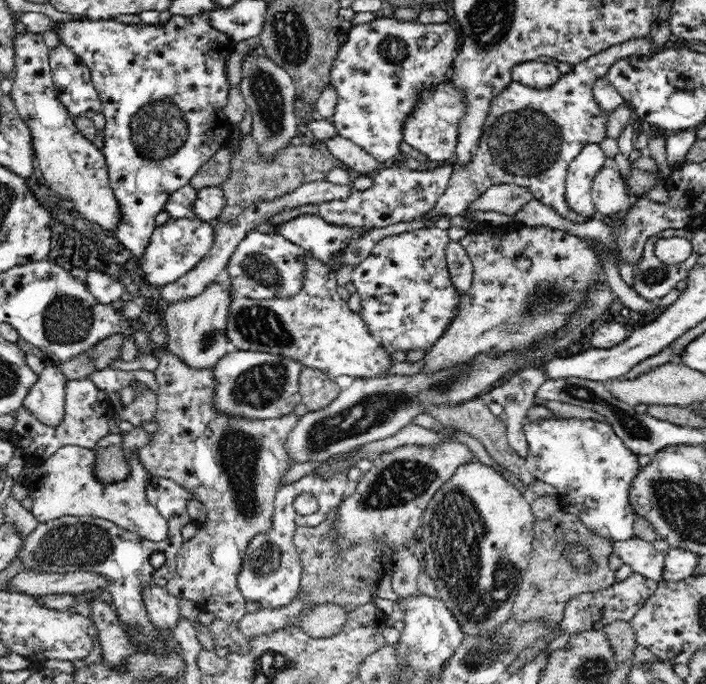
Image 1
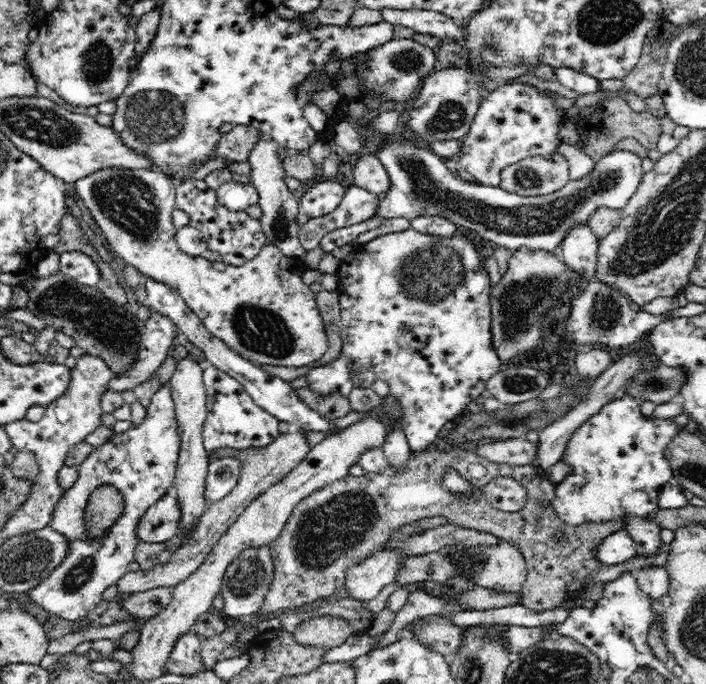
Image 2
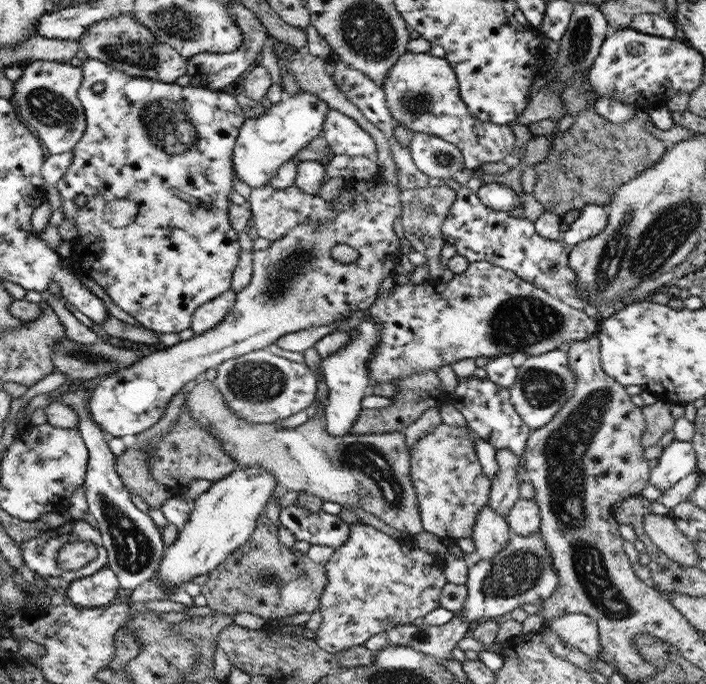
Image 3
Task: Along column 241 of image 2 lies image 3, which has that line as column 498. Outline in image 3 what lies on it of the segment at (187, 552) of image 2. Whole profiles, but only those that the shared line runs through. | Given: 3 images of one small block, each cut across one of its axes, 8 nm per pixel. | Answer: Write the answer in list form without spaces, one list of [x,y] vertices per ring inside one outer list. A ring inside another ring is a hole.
[[[496,449],[496,460],[498,461],[498,474],[491,481],[489,494],[490,508],[506,517],[508,510],[520,496],[520,482],[518,482],[518,467],[522,465],[520,456],[516,456],[510,449]]]

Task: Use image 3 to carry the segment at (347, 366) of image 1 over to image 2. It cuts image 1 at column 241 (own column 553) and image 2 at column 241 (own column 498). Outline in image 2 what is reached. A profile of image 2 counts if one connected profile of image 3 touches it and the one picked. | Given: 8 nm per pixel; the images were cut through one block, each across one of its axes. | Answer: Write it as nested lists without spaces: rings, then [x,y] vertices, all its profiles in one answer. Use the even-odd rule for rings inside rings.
[[[105,168],[74,183],[75,192],[102,229],[109,242],[109,249],[120,262],[131,264],[143,276],[176,290],[203,325],[242,358],[256,365],[272,364],[292,368],[308,366],[320,360],[328,350],[328,336],[318,311],[316,295],[304,283],[302,275],[296,272],[296,264],[292,272],[292,258],[270,244],[264,246],[258,256],[244,266],[230,266],[222,260],[211,262],[201,256],[191,257],[183,253],[175,240],[177,228],[172,221],[176,209],[175,187],[170,176],[152,169]]]

